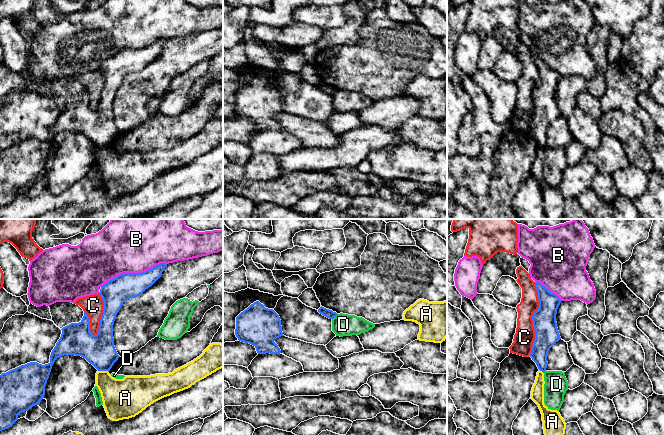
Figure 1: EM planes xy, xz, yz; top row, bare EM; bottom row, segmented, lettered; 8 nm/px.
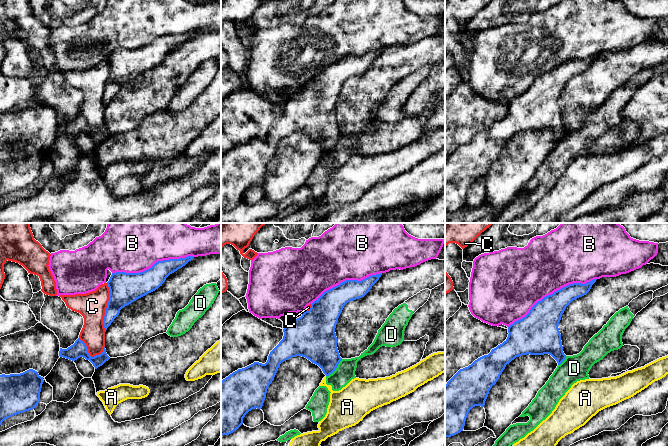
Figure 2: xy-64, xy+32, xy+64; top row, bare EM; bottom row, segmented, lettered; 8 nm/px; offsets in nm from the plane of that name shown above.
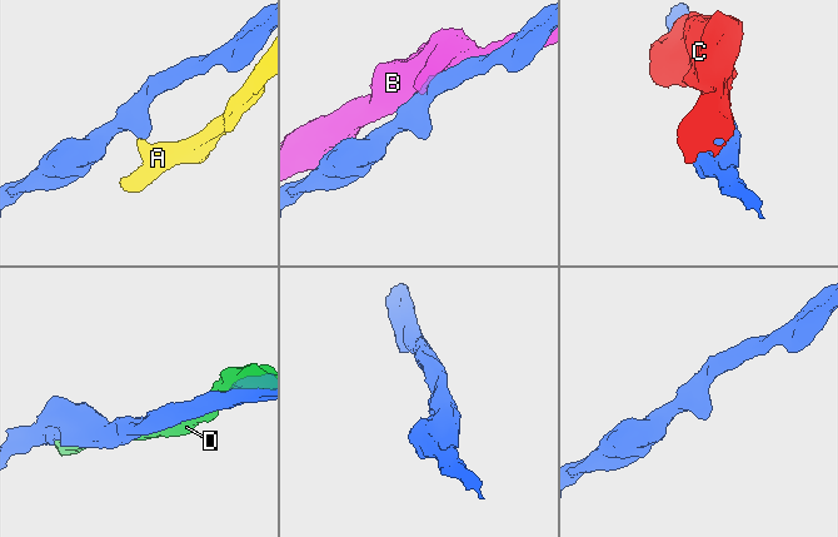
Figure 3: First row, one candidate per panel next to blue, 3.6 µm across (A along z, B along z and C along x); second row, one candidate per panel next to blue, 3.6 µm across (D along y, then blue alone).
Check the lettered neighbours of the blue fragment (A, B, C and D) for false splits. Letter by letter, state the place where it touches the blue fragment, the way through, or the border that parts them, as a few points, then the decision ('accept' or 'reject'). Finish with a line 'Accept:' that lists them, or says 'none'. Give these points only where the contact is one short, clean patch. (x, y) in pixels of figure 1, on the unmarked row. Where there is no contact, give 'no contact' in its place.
A: xy (103, 146) | along xy (98, 146), (106, 146), (108, 148) | reject
B: xy (133, 49) | reject
C: yz (532, 95) | reject
D: xz (335, 92) | reject
Accept: none

